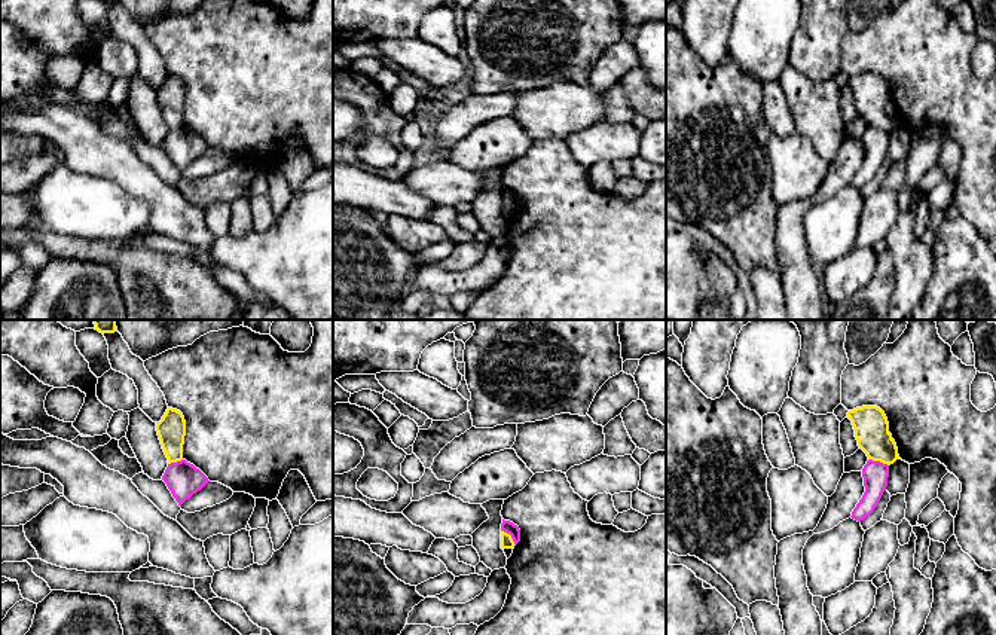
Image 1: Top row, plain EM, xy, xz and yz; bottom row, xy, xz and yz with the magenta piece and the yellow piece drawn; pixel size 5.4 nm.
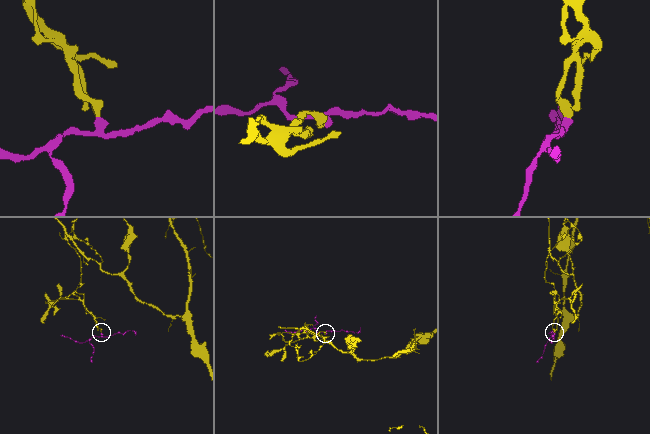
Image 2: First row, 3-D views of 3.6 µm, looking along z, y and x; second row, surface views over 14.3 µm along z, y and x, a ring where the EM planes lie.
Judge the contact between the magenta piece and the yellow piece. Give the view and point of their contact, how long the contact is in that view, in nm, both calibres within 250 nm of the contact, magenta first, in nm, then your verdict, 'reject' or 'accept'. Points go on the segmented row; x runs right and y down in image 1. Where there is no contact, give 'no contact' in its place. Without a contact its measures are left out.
contact yz (879, 461); length 120 nm; calibres 140 and 190 nm; reject

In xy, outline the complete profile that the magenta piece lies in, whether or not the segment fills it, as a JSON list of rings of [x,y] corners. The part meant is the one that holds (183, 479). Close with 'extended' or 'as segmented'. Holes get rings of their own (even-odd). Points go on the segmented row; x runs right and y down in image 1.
[[[186,460],[168,464],[162,480],[180,507],[210,482],[199,468]]]; as segmented

